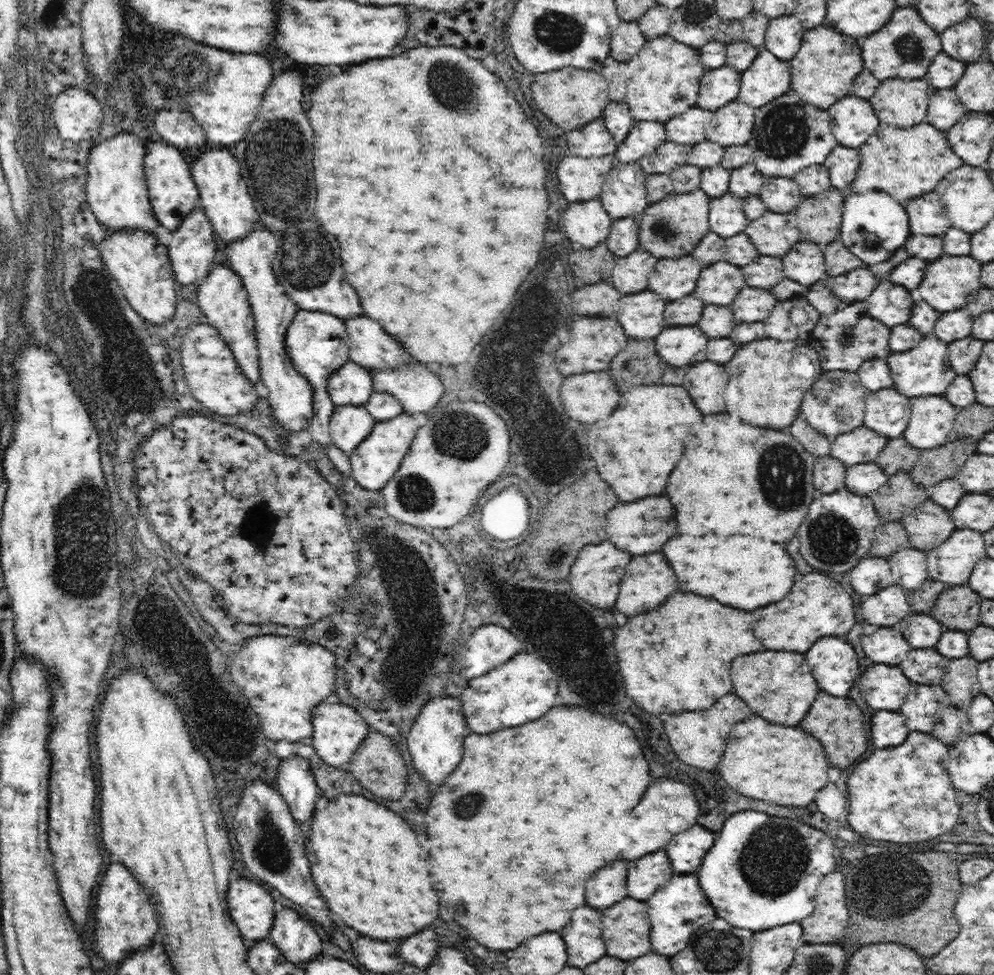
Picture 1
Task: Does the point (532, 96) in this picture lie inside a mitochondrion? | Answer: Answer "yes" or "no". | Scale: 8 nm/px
no

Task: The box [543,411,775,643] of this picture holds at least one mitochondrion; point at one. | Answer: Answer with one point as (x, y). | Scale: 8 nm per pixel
(557, 559)

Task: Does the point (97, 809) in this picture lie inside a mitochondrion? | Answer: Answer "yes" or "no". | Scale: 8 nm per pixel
no

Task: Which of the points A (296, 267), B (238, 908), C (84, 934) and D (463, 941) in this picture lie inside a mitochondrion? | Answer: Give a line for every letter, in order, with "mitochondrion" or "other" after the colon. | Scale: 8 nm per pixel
A: mitochondrion
B: other
C: other
D: other

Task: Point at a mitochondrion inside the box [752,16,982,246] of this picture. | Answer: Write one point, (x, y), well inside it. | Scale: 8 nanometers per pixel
(909, 48)

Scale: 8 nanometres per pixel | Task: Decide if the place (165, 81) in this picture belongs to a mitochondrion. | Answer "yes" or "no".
yes

